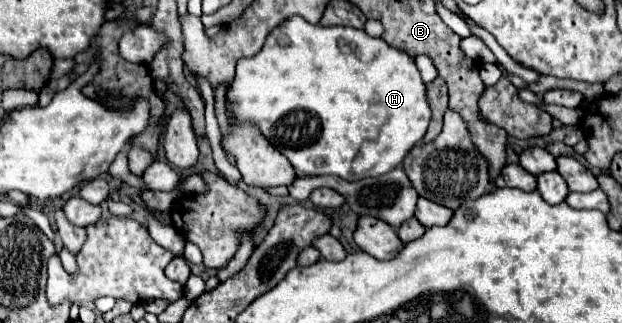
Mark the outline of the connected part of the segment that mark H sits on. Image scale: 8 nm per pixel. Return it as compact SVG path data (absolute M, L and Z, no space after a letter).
M290 18L286 24L282 24L280 28L272 30L266 44L262 46L262 50L250 58L240 58L238 66L236 66L236 78L228 90L228 100L232 102L232 112L236 116L236 120L254 120L262 134L274 144L276 150L280 150L290 164L304 172L306 176L322 176L322 174L336 174L344 180L362 180L362 178L372 178L372 176L382 176L388 174L390 170L394 170L396 166L402 166L402 160L406 158L406 154L412 150L412 146L416 142L420 142L426 134L426 128L430 124L430 104L426 98L426 84L420 78L420 72L414 64L414 58L410 54L406 54L404 50L396 48L396 46L388 46L382 38L372 38L368 36L364 30L358 28L350 28L350 26L330 26L324 28L320 24L308 24L304 22L304 18Z

